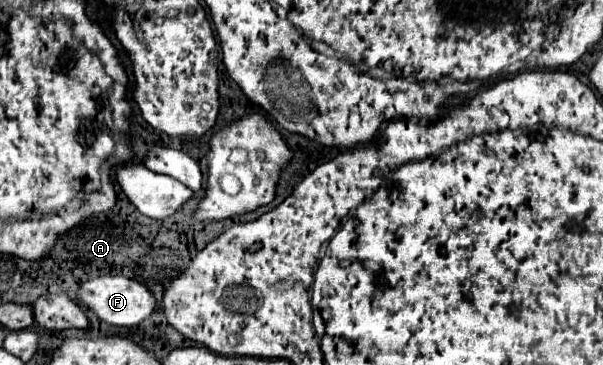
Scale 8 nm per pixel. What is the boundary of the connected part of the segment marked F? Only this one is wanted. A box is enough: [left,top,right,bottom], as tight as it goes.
[77,275,155,327]

